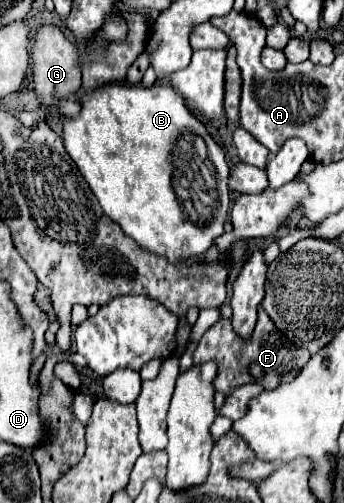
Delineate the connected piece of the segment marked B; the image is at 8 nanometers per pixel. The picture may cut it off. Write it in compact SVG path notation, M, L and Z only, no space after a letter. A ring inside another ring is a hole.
M113 84L113 86L101 86L101 90L93 90L93 94L85 94L83 98L83 110L77 118L71 118L65 122L63 126L63 142L65 142L65 150L69 152L69 156L73 158L73 162L77 164L79 172L83 174L85 182L89 184L89 188L93 190L93 194L97 196L103 212L113 220L117 222L123 232L133 238L141 248L147 248L151 250L153 254L159 254L159 256L165 256L169 264L179 264L181 260L185 258L191 258L191 256L197 256L197 254L203 254L207 252L211 246L213 246L213 240L217 236L223 234L223 224L225 224L225 218L229 214L229 186L227 186L227 178L229 178L229 166L227 166L227 160L225 160L225 154L223 150L215 144L215 140L209 136L207 128L187 110L181 94L175 94L175 90L171 86L151 86L151 88L145 88L145 86L127 86L127 84ZM199 174L199 206L205 206L205 210L199 210L199 218L197 218L197 210L195 206L191 206L191 198L193 198L193 180L195 176Z

